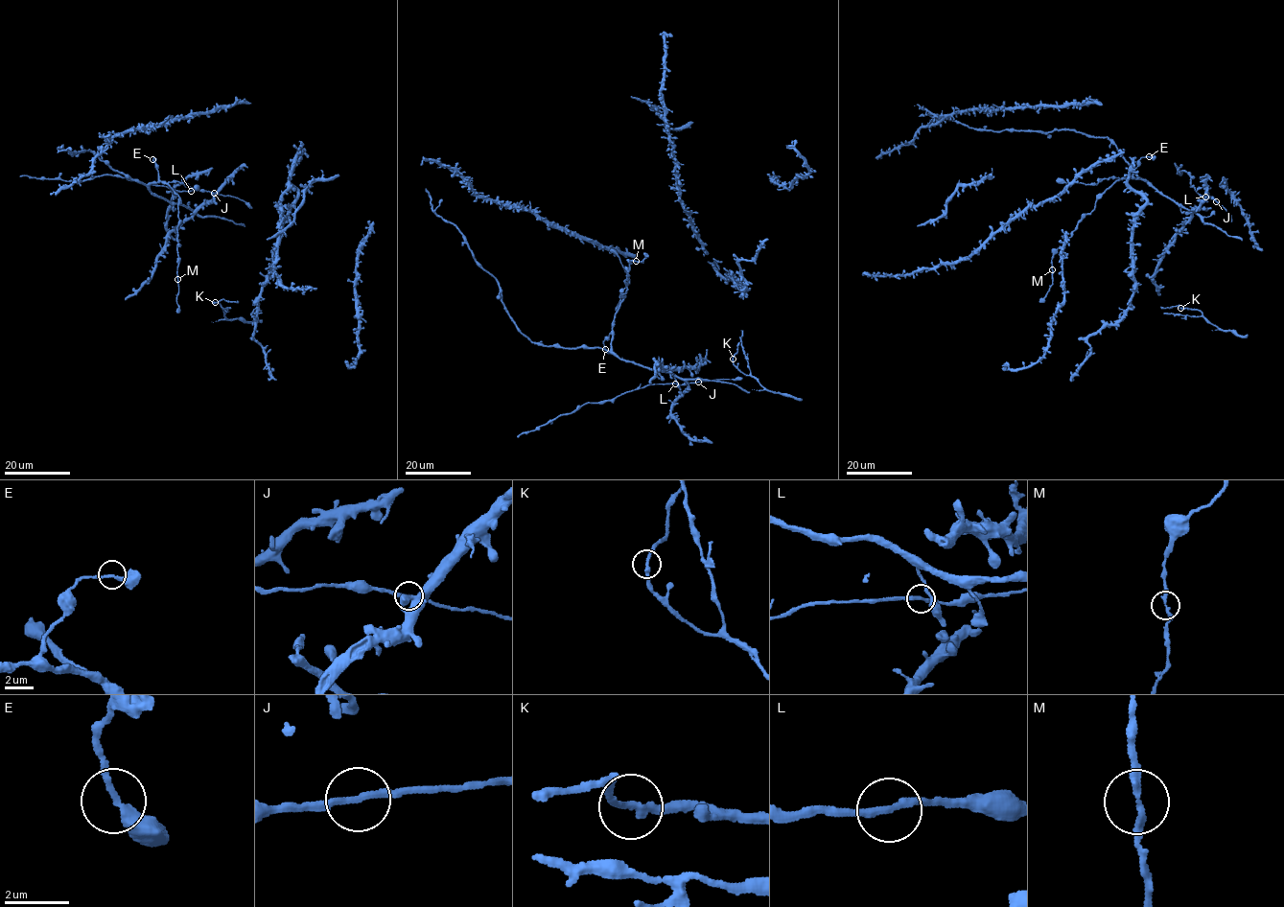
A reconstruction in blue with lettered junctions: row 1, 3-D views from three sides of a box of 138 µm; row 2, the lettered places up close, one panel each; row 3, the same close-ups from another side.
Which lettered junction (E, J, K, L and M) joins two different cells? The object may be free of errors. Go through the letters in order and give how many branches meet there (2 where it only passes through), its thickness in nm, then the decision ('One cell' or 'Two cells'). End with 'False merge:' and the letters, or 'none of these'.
E: Branches: 2. Thickness 240 nm. One cell
J: Branches: 2. Thickness 200 nm. One cell
K: Branches: 2. Thickness 240 nm. One cell
L: Branches: 2. Thickness 220 nm. One cell
M: Branches: 2. Thickness 200 nm. One cell
False merge: none of these

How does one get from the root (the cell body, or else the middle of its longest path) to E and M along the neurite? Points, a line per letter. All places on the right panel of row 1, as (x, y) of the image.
E: (945, 119), (980, 129), (1074, 129), (1107, 137), (1145, 180), (1136, 179), (1132, 171), (1141, 157), (1149, 156)
M: (945, 119), (980, 129), (1074, 129), (1107, 137), (1145, 180), (1122, 177), (1106, 189), (1054, 254), (1052, 269)

